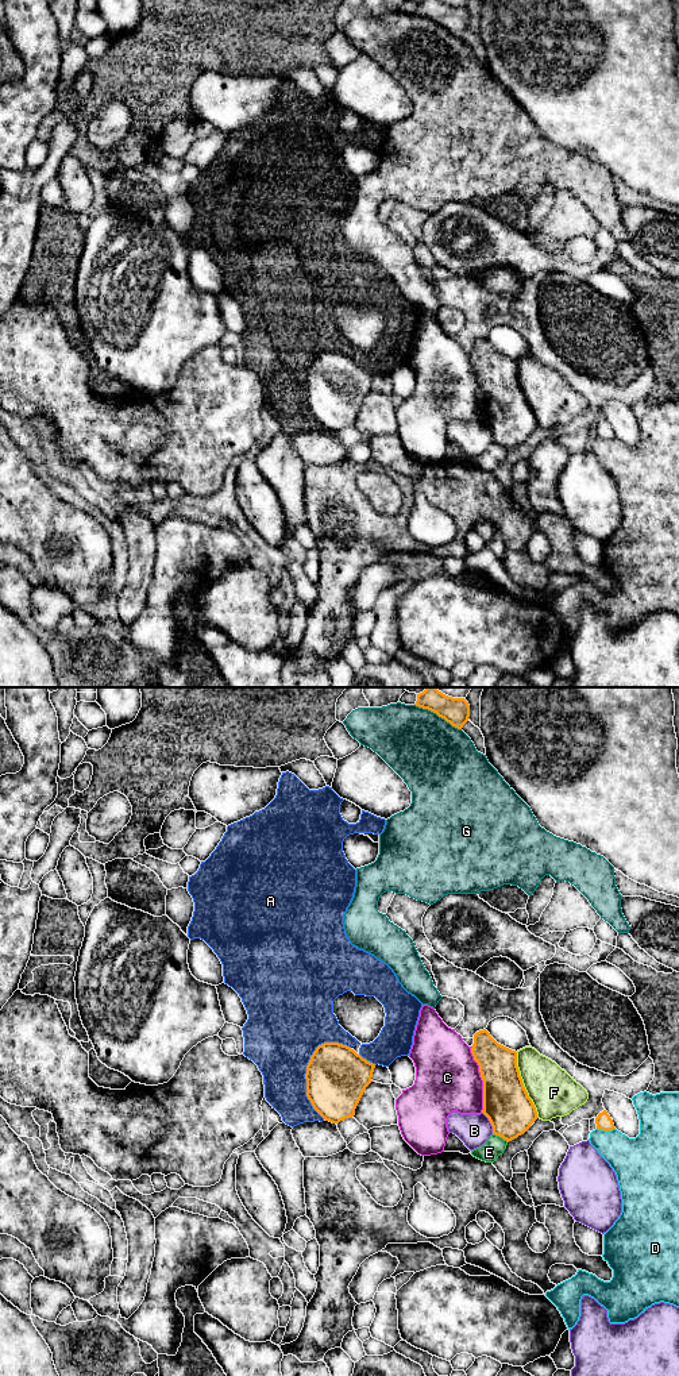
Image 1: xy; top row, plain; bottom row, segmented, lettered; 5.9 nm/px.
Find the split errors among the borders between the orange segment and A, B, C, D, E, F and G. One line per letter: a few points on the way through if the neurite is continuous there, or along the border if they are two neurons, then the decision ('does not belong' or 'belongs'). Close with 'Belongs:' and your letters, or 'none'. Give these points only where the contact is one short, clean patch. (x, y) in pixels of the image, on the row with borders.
A: does not belong
B: does not belong
C: does not belong
D: does not belong
E: does not belong
F: does not belong
G: does not belong
Belongs: none

